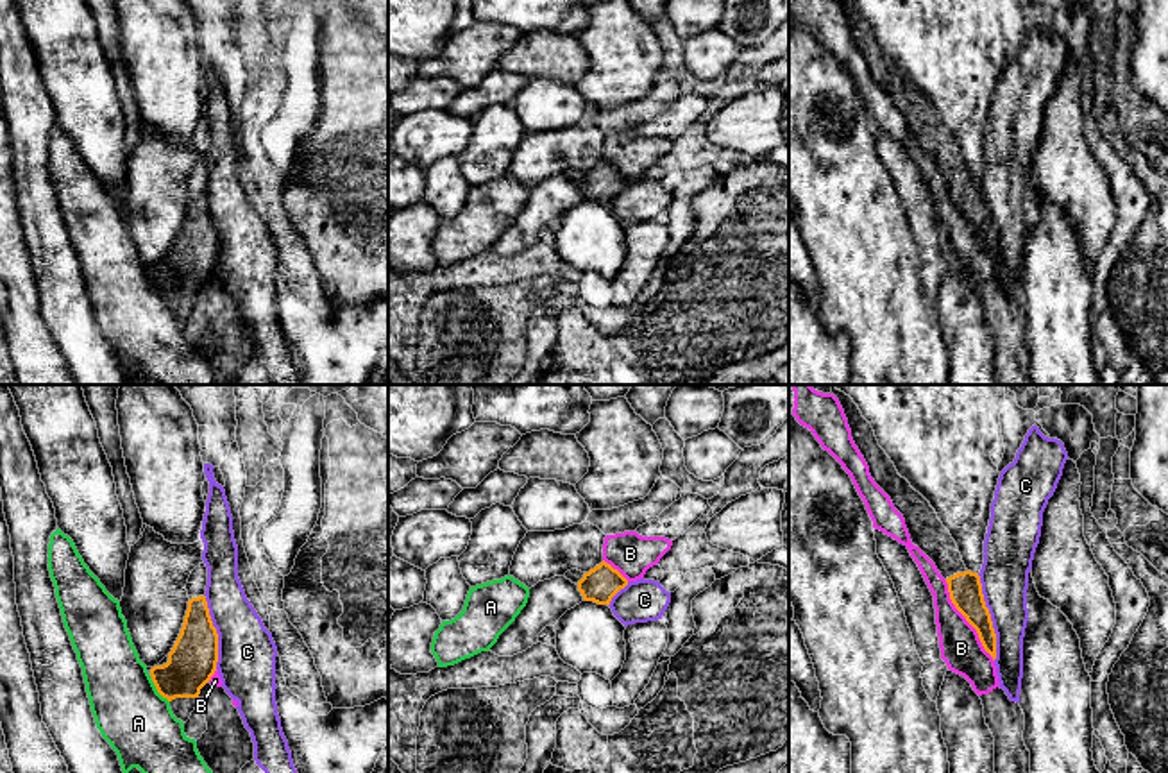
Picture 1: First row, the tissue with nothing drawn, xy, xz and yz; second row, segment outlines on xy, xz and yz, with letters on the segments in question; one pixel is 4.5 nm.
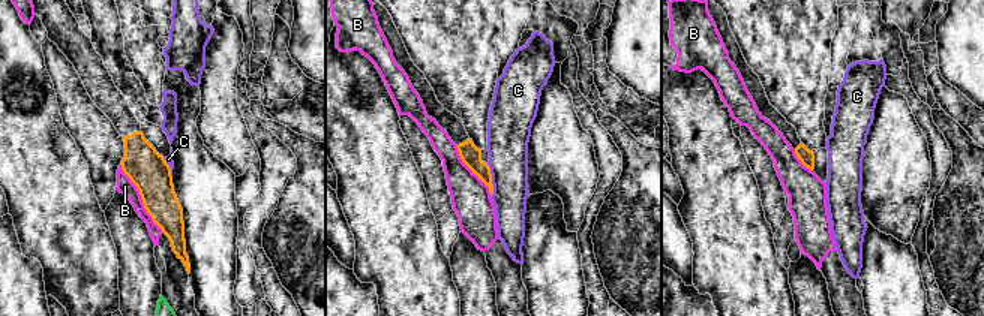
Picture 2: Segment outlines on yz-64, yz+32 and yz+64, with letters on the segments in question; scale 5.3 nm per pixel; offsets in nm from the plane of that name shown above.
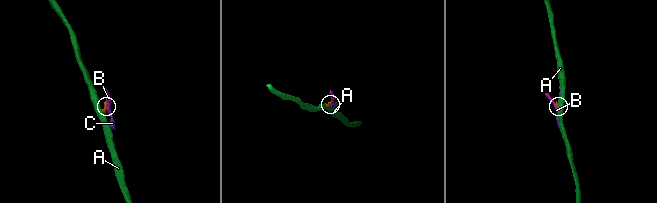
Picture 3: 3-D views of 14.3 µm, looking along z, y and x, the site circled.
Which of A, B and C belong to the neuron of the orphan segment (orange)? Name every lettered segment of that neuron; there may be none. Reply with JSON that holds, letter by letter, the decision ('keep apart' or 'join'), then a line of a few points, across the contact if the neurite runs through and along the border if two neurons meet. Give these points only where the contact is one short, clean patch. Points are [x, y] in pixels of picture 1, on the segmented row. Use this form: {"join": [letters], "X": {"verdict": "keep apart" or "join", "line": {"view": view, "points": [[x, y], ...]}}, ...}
{"join": [], "A": {"verdict": "keep apart", "line": {"view": "xy", "points": [[151, 679], [169, 702]]}}, "B": {"verdict": "keep apart"}, "C": {"verdict": "keep apart", "line": {"view": "yz", "points": [[977, 575], [995, 634], [995, 659]]}}}

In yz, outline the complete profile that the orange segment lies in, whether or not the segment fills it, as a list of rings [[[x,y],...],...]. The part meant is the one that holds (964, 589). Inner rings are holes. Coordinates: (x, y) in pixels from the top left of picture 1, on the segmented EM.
[[[832,385],[839,399],[851,438],[864,456],[875,483],[891,497],[894,508],[903,515],[910,540],[937,567],[948,583],[950,599],[966,621],[977,630],[984,650],[996,658],[996,633],[989,608],[986,607],[980,576],[966,569],[962,556],[950,531],[937,519],[930,503],[901,478],[878,446],[871,424],[862,417],[850,395]]]

